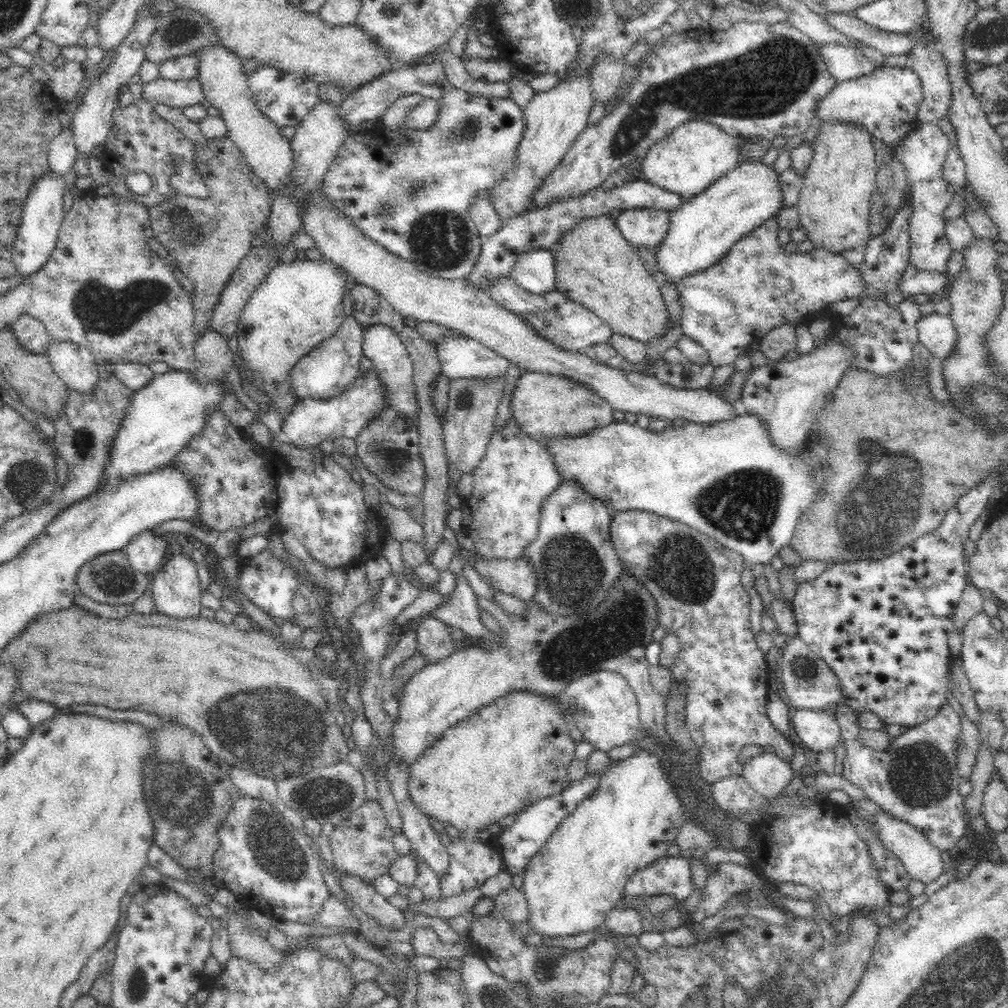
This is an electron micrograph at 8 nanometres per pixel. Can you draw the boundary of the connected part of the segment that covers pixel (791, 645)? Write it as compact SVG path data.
M797 636L787 638L780 653L773 658L782 689L788 696L788 702L797 709L810 708L824 710L826 706L841 704L841 692L832 669L816 657L808 646Z

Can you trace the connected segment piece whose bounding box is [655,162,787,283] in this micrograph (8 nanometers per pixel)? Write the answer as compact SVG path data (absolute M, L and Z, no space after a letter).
M744 162L718 178L702 193L669 214L670 224L664 242L656 250L660 281L678 282L680 278L716 264L730 247L787 207L780 172L764 162Z

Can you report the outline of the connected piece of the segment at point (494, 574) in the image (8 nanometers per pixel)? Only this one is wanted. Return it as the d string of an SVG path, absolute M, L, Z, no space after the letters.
M459 544L453 546L455 554L466 566L474 568L478 576L486 582L493 592L506 596L516 596L525 602L532 602L535 593L535 578L531 566L521 557L503 559L484 557L474 551L466 550Z

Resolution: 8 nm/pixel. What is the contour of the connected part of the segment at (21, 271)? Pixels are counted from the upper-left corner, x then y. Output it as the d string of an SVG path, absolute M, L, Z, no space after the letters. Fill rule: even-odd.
M52 172L36 181L36 185L29 195L22 212L16 238L10 246L10 261L14 263L17 274L22 279L28 279L33 273L41 270L50 259L60 230L61 218L65 212L62 196L64 196L64 178L60 179Z

